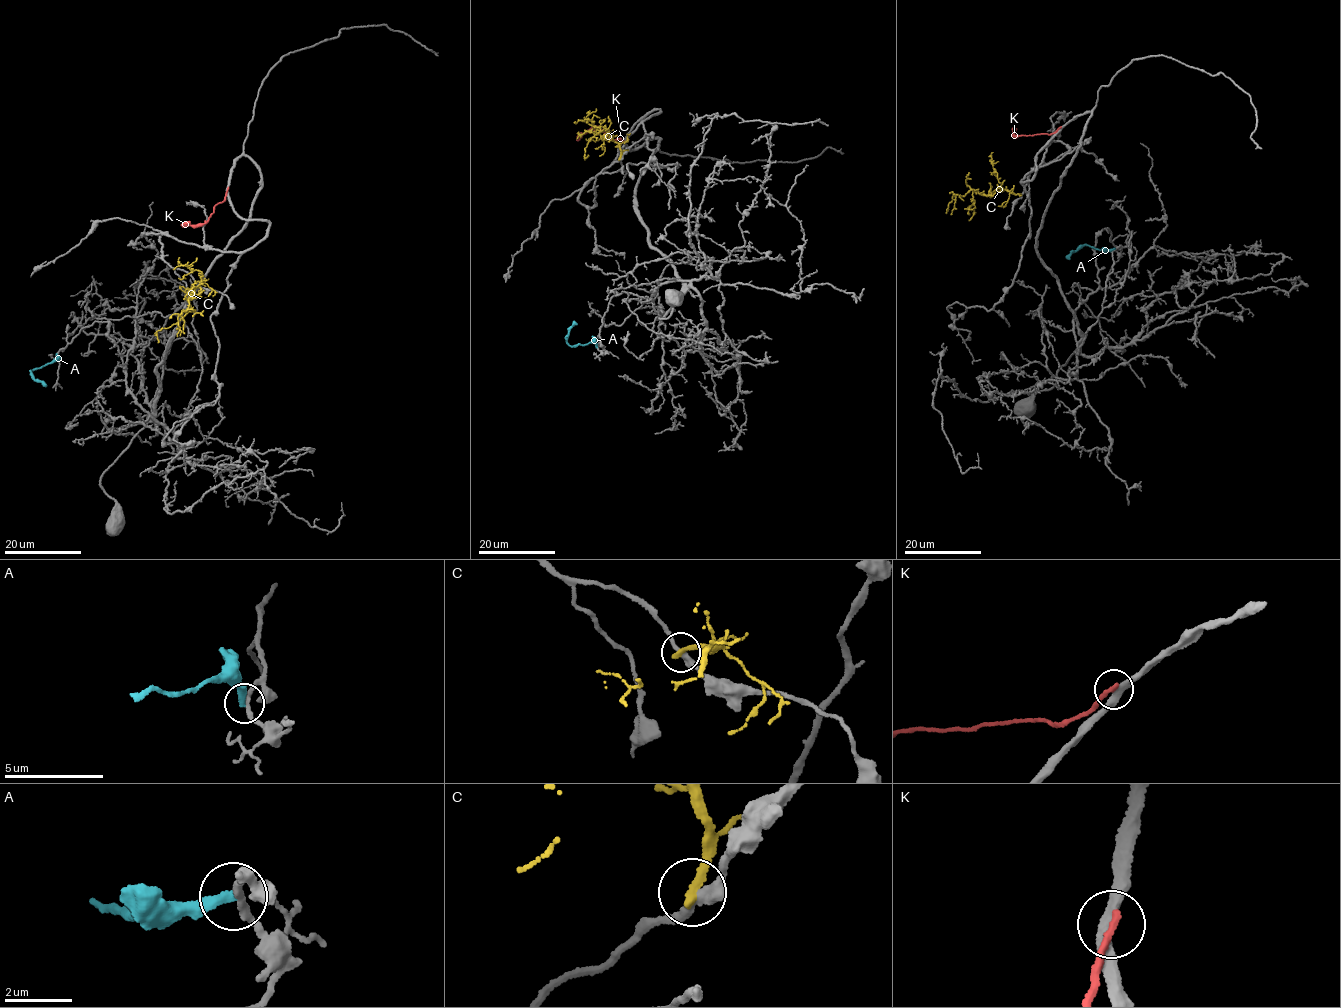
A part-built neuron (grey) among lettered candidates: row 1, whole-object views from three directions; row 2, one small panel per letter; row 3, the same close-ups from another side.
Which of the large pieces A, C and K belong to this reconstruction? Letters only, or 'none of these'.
none of these

